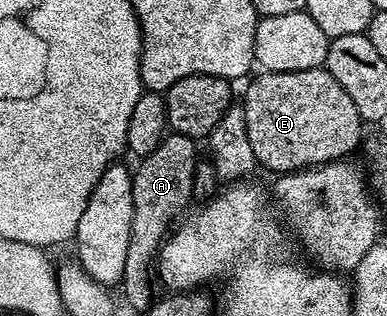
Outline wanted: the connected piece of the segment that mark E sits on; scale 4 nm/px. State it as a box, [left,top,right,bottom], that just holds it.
[242,67,362,175]

